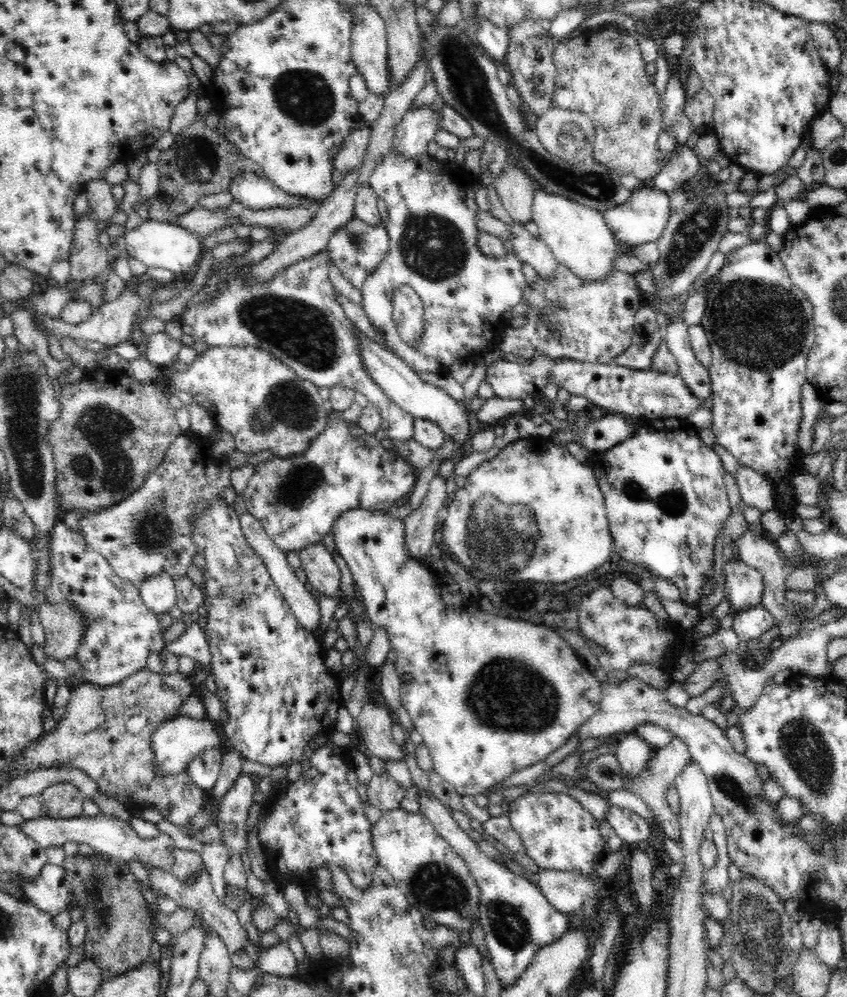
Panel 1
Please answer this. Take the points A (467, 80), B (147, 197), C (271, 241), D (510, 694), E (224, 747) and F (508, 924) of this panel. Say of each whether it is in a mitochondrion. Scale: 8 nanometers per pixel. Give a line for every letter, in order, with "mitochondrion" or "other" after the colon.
A: mitochondrion
B: other
C: other
D: mitochondrion
E: other
F: mitochondrion

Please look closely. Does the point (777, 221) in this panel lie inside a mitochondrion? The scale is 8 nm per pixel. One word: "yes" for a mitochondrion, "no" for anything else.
no

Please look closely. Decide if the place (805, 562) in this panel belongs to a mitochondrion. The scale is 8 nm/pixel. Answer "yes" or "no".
no

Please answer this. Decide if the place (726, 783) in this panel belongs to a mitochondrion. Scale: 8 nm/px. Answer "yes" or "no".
yes

